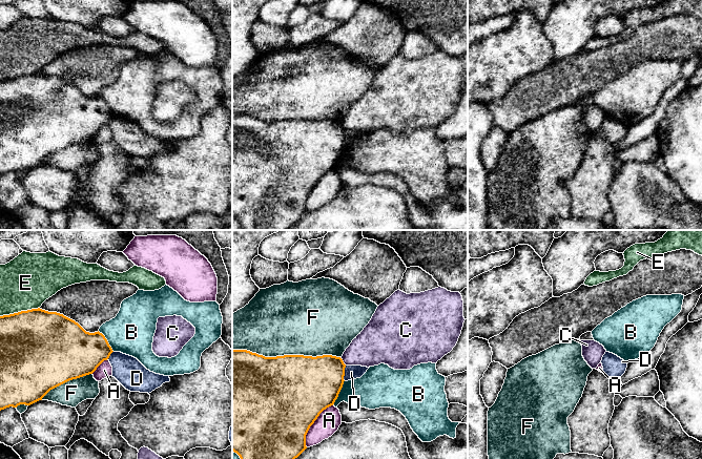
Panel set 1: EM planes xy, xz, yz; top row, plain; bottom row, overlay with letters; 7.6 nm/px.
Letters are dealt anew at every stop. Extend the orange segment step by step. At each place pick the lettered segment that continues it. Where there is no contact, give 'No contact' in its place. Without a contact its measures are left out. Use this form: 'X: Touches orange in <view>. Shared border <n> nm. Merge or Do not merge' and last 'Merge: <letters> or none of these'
A: Touches orange in xz. Shared border 380 nm. Do not merge
B: Touches orange in xz. Shared border 220 nm. Do not merge
C: Touches orange in xz. Shared border 70 nm. Do not merge
D: Touches orange in xz. Shared border 120 nm. Do not merge
E: Touches orange in xy. Shared border 320 nm. Do not merge
F: Touches orange in xz. Shared border 850 nm. Do not merge
Merge: none of these

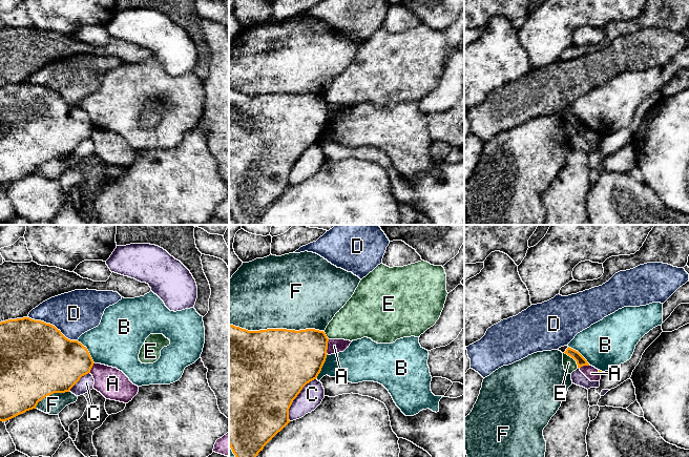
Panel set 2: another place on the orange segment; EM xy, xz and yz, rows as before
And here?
A: Touches orange in xz. Shared border 120 nm. Do not merge
B: Touches orange in xy. Shared border 220 nm. Do not merge
C: Touches orange in xz. Shared border 380 nm. Do not merge
D: Touches orange in xy. Shared border 420 nm. Do not merge
E: Touches orange in yz. Shared border 170 nm. Do not merge
F: Touches orange in xz. Shared border 750 nm. Do not merge
Merge: none of these

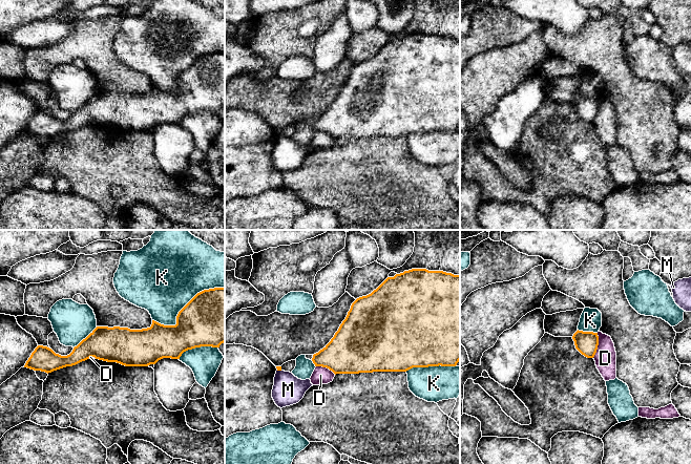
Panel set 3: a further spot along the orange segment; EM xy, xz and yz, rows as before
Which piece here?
D: Touches orange in yz. Shared border 200 nm. Do not merge
K: Touches orange in xy. Shared border 600 nm. Do not merge
M: Touches orange in xz. Shared border 30 nm. Do not merge
Merge: none of these

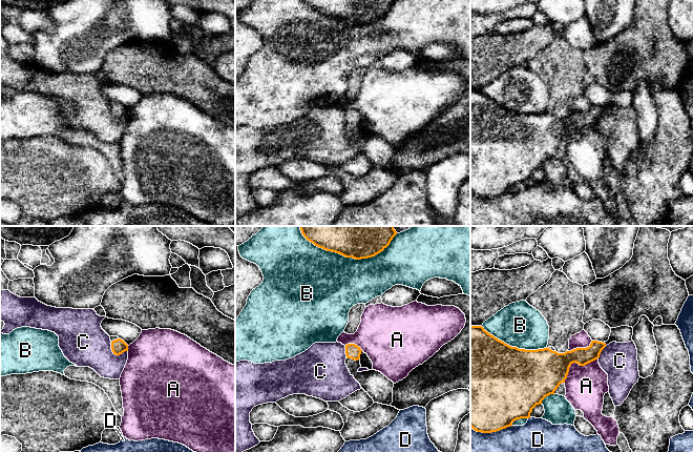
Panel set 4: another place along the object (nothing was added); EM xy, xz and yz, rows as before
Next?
A: Touches orange in yz. Shared border 320 nm. Do not merge
B: Touches orange in xz. Shared border 700 nm. Do not merge
C: Touches orange in xy. Shared border 150 nm. Do not merge
D: Touches orange in yz. Shared border 320 nm. Do not merge
Merge: none of these

